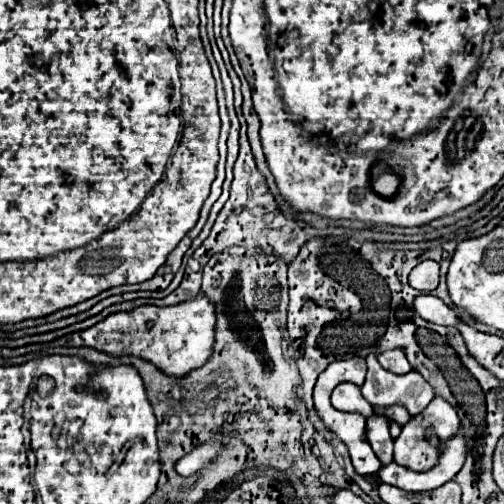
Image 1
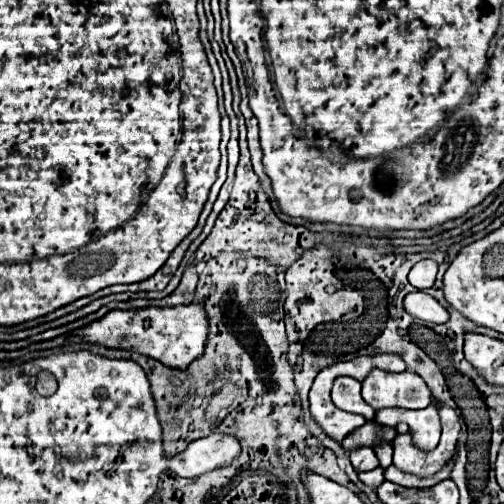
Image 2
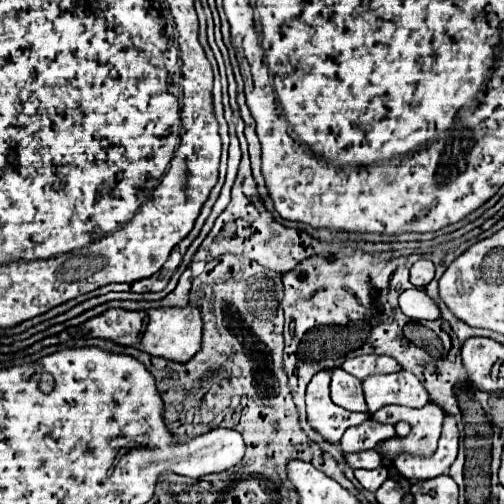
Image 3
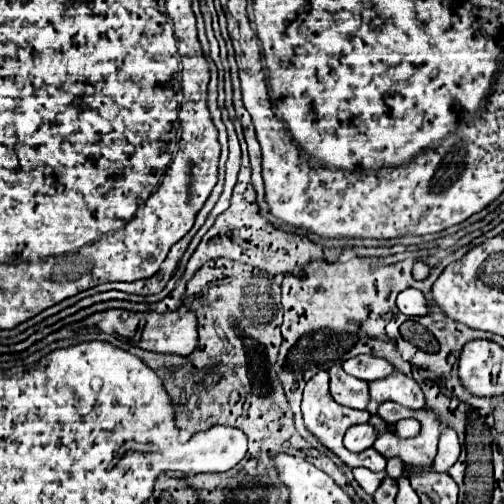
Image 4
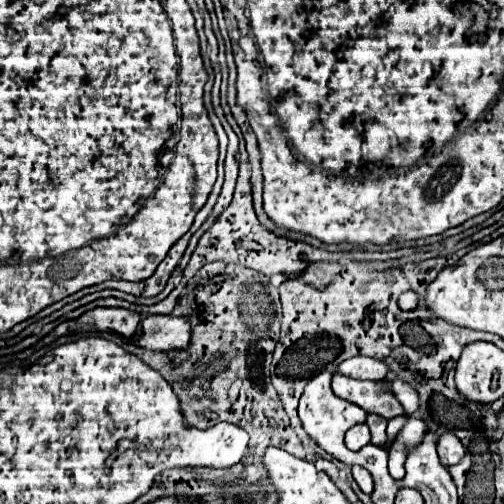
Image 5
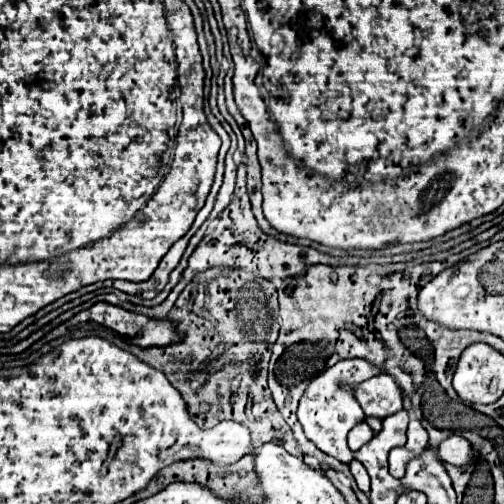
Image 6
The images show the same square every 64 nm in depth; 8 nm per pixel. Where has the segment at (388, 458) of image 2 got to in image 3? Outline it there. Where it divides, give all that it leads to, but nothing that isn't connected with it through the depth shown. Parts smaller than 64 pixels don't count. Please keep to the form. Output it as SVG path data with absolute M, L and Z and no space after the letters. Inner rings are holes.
M342 368L332 370L330 392L332 392L334 404L338 404L346 410L352 410L352 412L368 412L366 400L364 400L364 390L362 390L362 380L344 372ZM426 404L424 408L406 408L406 406L384 406L374 418L378 422L396 424L400 420L410 422L412 430L405 438L395 436L379 444L380 453L391 460L401 453L430 456L436 452L436 444L440 438L438 426L438 406Z

